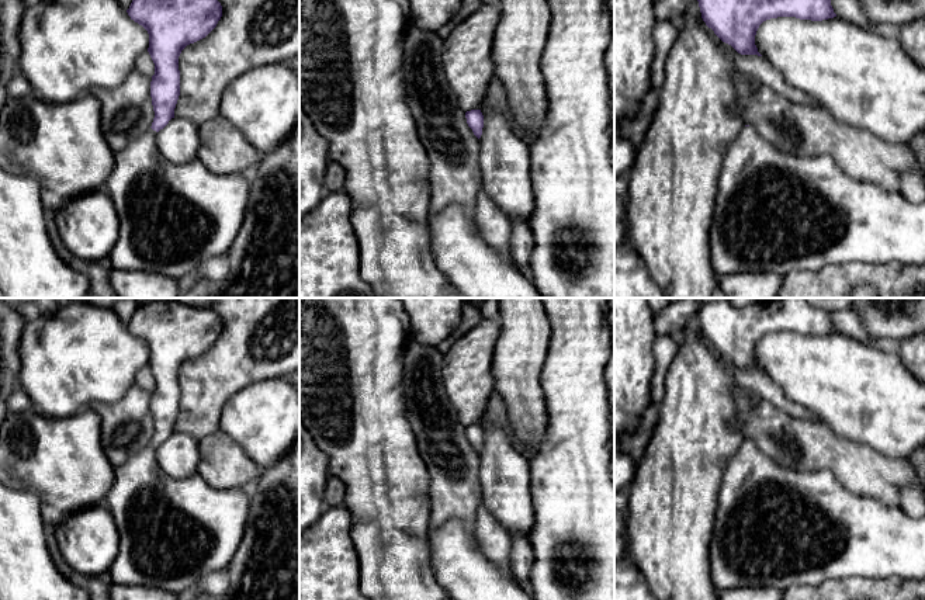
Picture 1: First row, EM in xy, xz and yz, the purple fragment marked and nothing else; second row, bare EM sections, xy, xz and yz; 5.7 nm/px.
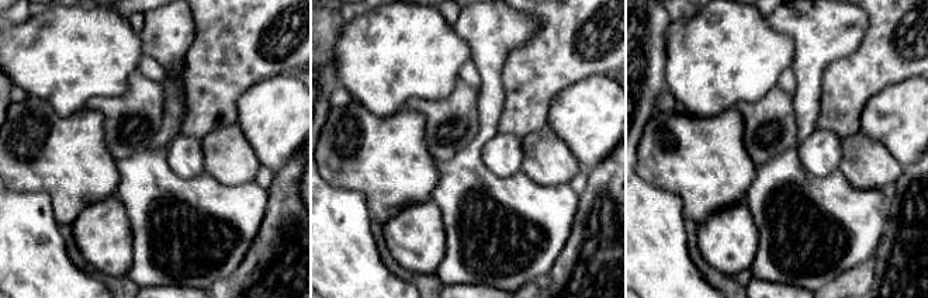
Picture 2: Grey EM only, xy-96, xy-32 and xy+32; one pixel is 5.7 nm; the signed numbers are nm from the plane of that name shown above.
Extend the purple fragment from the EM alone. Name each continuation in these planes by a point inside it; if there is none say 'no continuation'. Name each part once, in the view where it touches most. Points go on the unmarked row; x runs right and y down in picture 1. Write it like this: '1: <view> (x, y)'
1: xy (173, 533)

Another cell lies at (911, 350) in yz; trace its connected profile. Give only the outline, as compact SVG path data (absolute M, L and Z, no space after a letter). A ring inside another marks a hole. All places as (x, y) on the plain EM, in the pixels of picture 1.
M925 332L905 339L894 348L908 371L925 382Z

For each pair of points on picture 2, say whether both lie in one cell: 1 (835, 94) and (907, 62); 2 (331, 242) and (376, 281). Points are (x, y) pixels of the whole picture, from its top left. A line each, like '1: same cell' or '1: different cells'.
1: same cell
2: same cell

